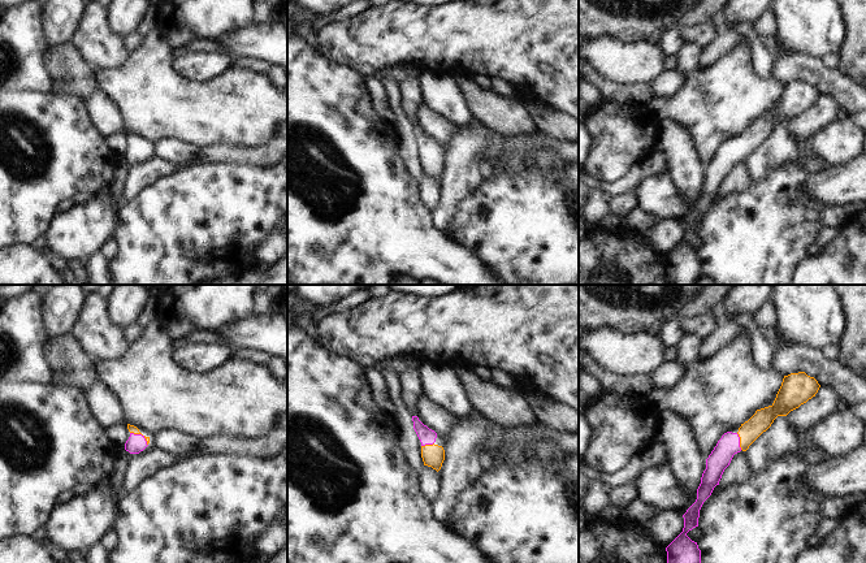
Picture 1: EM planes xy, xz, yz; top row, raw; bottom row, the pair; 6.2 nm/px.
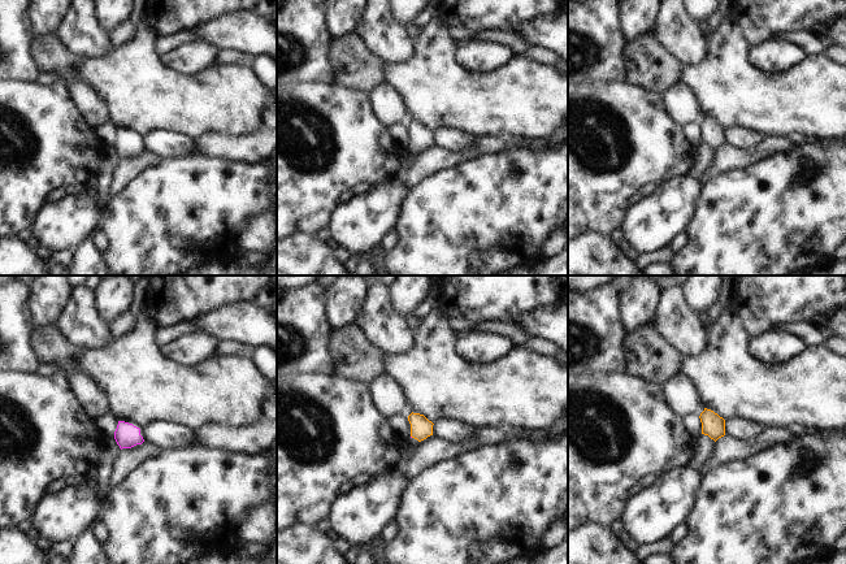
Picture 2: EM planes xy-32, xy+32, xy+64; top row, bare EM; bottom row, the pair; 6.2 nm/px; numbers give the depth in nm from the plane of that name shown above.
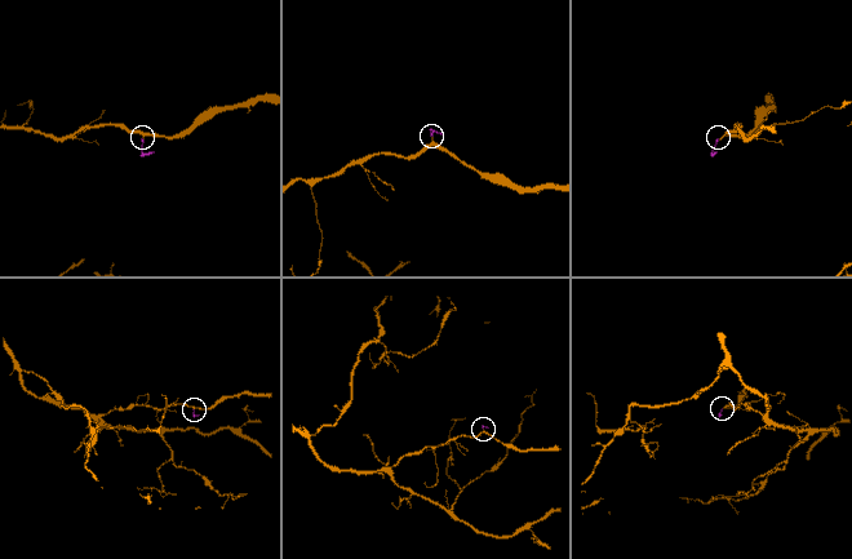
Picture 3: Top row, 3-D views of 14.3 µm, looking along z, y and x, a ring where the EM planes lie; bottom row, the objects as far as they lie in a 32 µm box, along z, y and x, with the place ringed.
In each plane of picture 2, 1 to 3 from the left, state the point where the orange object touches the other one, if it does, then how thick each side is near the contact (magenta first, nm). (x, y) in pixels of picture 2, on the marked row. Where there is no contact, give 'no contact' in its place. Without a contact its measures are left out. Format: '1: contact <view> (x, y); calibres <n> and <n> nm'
1: no contact
2: no contact
3: no contact

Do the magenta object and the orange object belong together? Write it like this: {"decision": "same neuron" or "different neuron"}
{"decision": "same neuron"}

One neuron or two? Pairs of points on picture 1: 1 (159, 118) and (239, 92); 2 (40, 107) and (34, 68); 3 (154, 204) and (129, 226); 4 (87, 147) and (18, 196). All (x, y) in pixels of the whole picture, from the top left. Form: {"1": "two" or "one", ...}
{"1": "one", "2": "two", "3": "one", "4": "one"}

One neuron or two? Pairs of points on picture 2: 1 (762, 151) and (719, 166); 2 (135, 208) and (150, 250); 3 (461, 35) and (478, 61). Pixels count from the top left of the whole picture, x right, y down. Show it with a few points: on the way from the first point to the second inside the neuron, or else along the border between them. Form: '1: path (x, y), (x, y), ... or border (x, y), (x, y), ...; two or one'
1: path (751, 156), (729, 159); one
2: path (146, 218), (150, 222), (150, 239); one
3: border (472, 39), (458, 46); two

